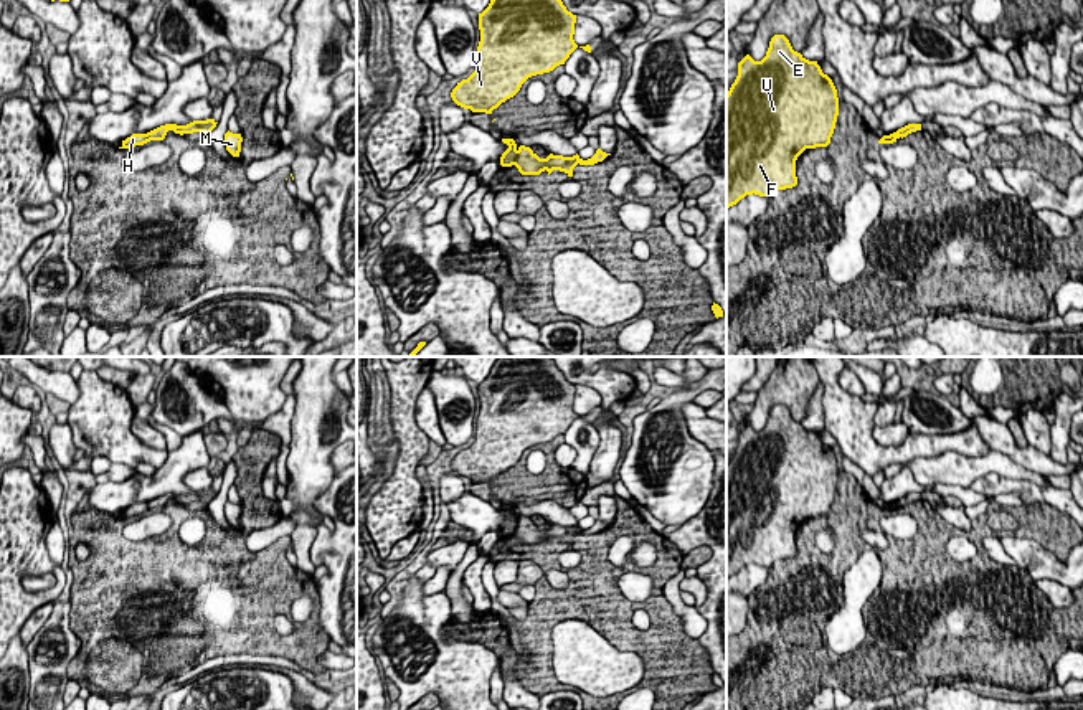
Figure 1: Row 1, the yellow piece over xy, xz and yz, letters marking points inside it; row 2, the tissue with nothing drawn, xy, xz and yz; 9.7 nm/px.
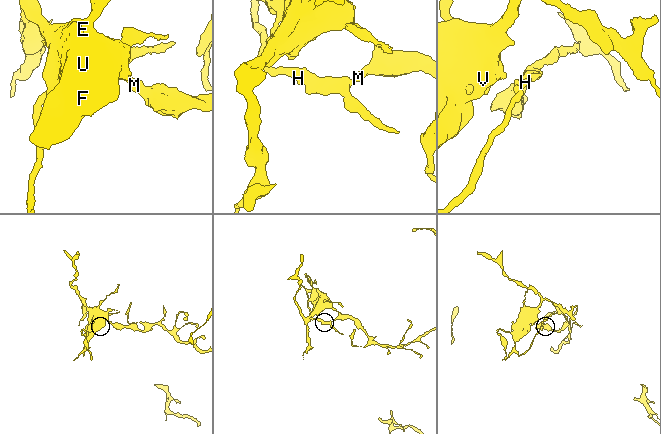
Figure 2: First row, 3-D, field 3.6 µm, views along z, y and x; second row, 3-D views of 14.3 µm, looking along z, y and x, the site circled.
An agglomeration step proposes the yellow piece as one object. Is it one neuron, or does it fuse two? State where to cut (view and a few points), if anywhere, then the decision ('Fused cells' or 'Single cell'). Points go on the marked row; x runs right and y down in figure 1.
Split along xz (517, 151), (514, 164). Fused cells

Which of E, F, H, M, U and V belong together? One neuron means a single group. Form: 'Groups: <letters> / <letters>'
Groups: E F H U V / M

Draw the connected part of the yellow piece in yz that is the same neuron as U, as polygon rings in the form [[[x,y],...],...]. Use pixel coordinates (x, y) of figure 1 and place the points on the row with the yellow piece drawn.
[[[774,35],[766,56],[754,61],[746,54],[738,63],[738,76],[726,92],[726,208],[746,195],[771,196],[776,190],[797,185],[796,160],[806,149],[827,147],[839,116],[839,97],[832,79],[817,61],[794,51],[784,35]]]

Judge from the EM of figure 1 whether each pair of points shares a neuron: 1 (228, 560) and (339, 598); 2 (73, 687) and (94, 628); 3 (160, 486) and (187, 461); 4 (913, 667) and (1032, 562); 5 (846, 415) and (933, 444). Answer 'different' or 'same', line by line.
1: different
2: different
3: same
4: different
5: same

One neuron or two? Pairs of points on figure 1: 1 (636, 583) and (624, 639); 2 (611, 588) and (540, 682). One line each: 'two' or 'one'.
1: two
2: one

